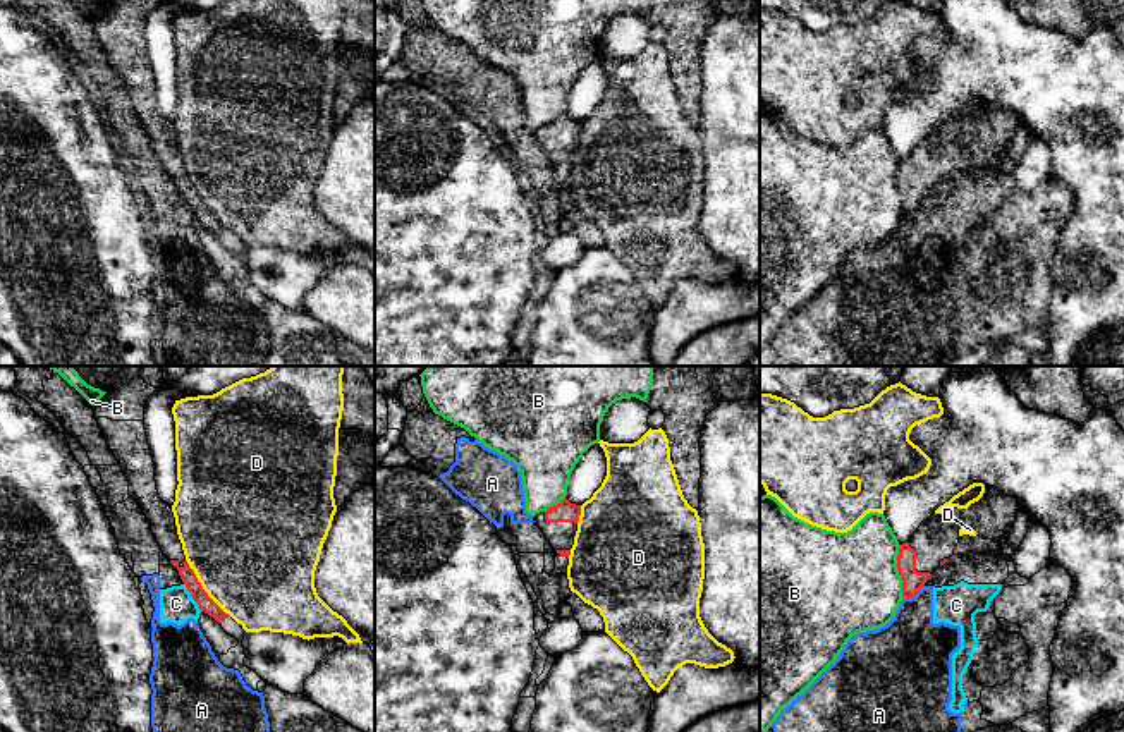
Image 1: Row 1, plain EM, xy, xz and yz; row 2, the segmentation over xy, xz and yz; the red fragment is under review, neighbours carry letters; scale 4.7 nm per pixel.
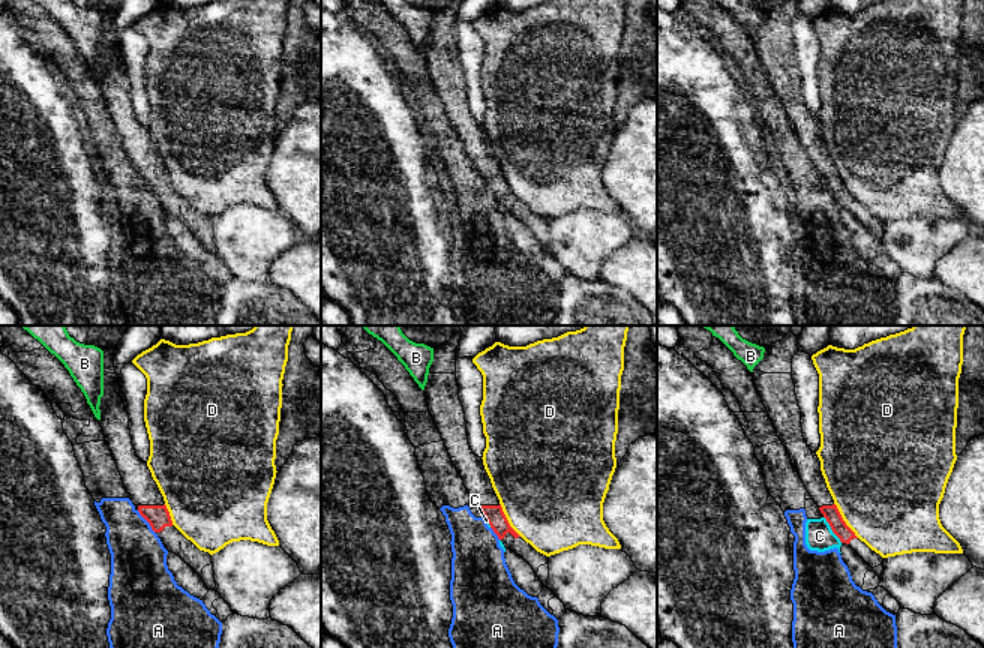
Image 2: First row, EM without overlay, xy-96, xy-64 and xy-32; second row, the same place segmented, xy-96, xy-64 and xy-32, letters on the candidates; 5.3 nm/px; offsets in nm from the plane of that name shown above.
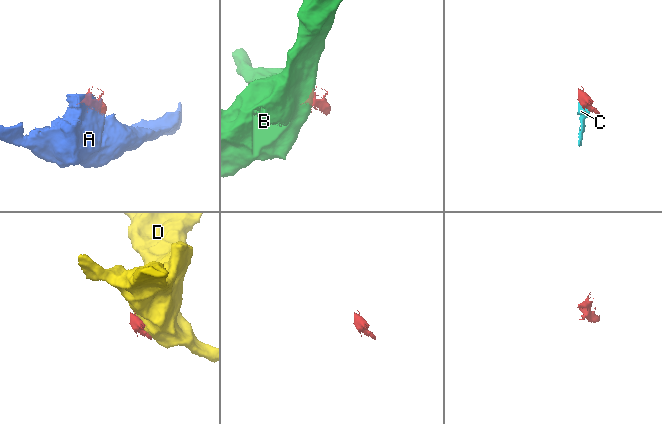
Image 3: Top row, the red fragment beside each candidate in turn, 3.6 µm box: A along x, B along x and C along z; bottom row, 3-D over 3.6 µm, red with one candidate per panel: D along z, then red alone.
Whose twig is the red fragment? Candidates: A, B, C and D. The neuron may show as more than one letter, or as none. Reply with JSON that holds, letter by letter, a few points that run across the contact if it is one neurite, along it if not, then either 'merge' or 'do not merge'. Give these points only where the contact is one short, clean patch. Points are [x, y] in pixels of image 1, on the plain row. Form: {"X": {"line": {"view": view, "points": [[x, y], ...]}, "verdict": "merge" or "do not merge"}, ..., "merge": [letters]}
{"A": {"line": {"view": "yz", "points": [[923, 200], [911, 212], [904, 213]]}, "verdict": "do not merge"}, "B": {"verdict": "do not merge"}, "C": {"line": {"view": "xy", "points": [[184, 198], [201, 225]]}, "verdict": "do not merge"}, "D": {"verdict": "do not merge"}, "merge": []}

